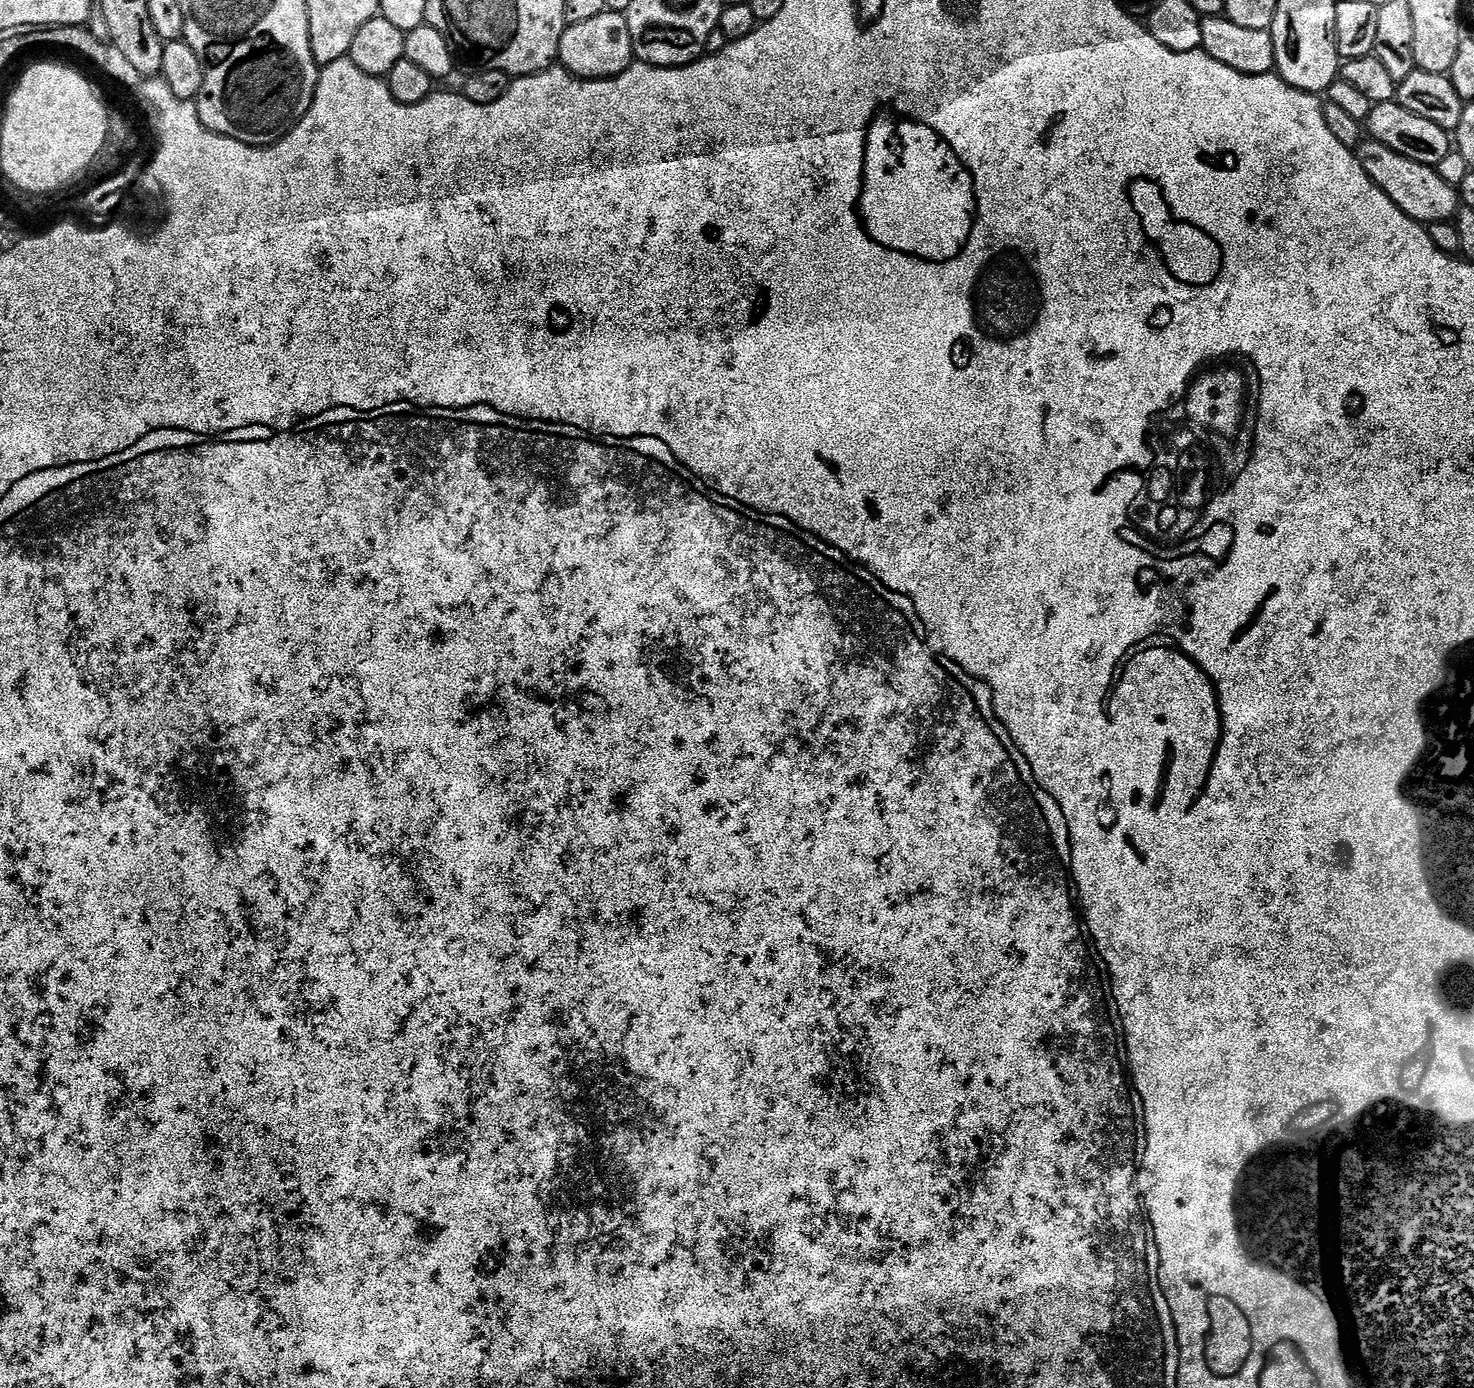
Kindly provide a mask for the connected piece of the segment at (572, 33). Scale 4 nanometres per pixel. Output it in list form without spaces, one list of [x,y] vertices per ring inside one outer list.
[[[605,10],[598,18],[590,18],[590,22],[567,25],[560,39],[558,60],[565,70],[581,80],[609,80],[622,74],[634,60],[627,15]]]

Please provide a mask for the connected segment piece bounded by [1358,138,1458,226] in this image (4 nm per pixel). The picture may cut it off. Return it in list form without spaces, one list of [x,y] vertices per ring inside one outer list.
[[[1368,138],[1359,145],[1358,155],[1360,165],[1366,170],[1369,178],[1412,220],[1425,226],[1443,220],[1451,221],[1455,217],[1458,207],[1458,192],[1455,187],[1446,182],[1436,173],[1435,168],[1410,162],[1408,158],[1402,158],[1400,154],[1394,154],[1386,146],[1377,143],[1376,140]]]

